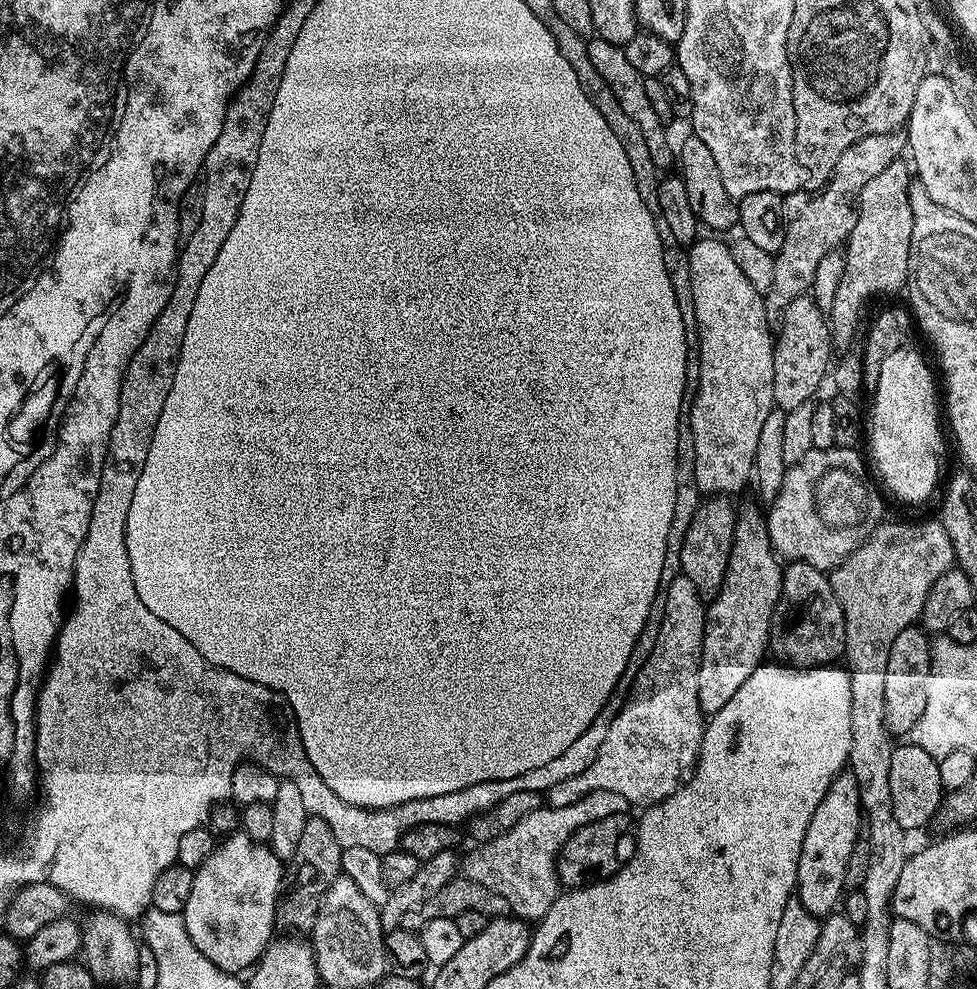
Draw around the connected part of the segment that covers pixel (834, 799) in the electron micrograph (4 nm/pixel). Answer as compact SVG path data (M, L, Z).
M851 770L837 771L834 782L828 784L828 793L821 798L818 806L813 808L810 822L804 825L804 848L796 858L795 895L804 903L808 912L831 914L837 911L846 892L846 866L850 866L850 854L857 840L862 836L862 813L860 795L858 794L858 778L854 778Z

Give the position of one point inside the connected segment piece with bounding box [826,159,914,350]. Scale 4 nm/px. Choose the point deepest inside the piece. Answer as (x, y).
(877, 251)

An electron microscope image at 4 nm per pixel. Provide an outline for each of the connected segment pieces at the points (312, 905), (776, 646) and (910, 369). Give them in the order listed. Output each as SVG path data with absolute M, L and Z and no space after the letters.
M310 818L303 827L302 839L284 870L284 882L276 899L276 928L292 934L311 933L320 898L327 888L342 875L340 854L342 847L334 836L334 831L326 822Z
M793 560L784 568L782 578L782 594L778 598L778 606L772 615L772 625L768 635L768 647L771 655L781 665L791 666L796 670L820 670L825 666L837 663L836 659L844 656L846 646L846 622L842 614L842 606L832 589L829 573L818 570L801 560Z
M905 346L894 350L882 362L874 395L872 420L870 416L872 460L884 479L883 487L888 487L904 504L920 504L931 498L940 480L944 440L946 444L937 381L936 384L932 381L932 372L927 362L912 346Z

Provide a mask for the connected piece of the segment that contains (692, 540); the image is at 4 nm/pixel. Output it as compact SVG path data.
M708 498L701 502L690 522L690 530L686 530L686 538L682 542L681 573L690 578L690 582L694 582L700 599L705 602L716 599L718 590L722 590L722 582L726 578L737 514L737 509L734 504L732 508L732 503L728 498Z

